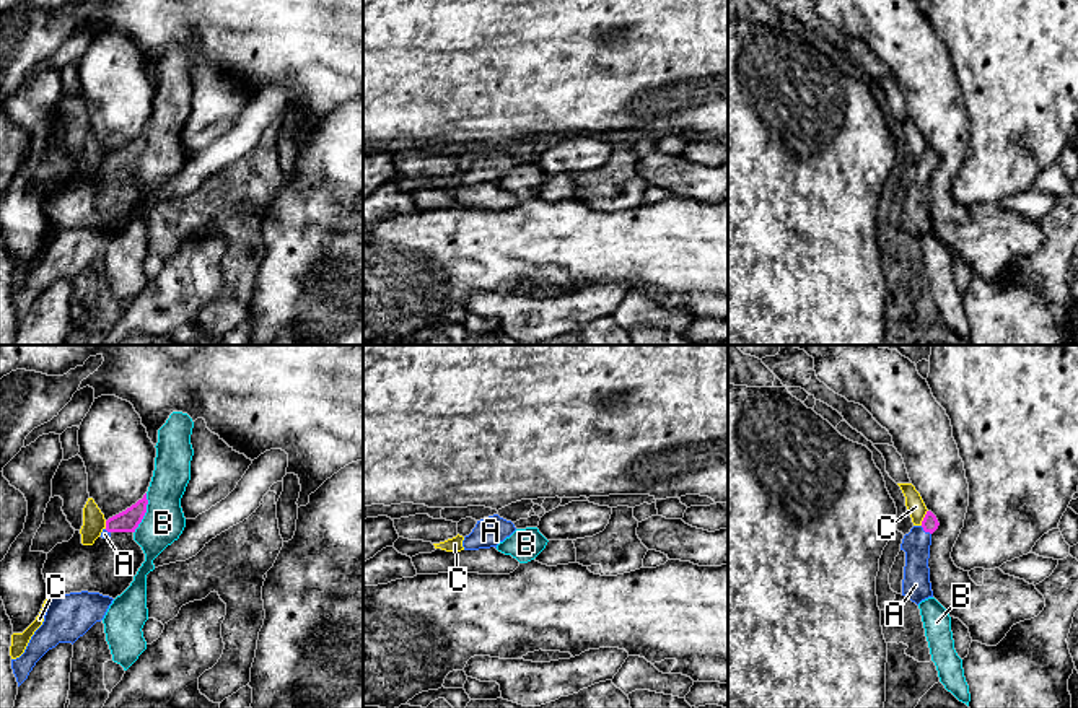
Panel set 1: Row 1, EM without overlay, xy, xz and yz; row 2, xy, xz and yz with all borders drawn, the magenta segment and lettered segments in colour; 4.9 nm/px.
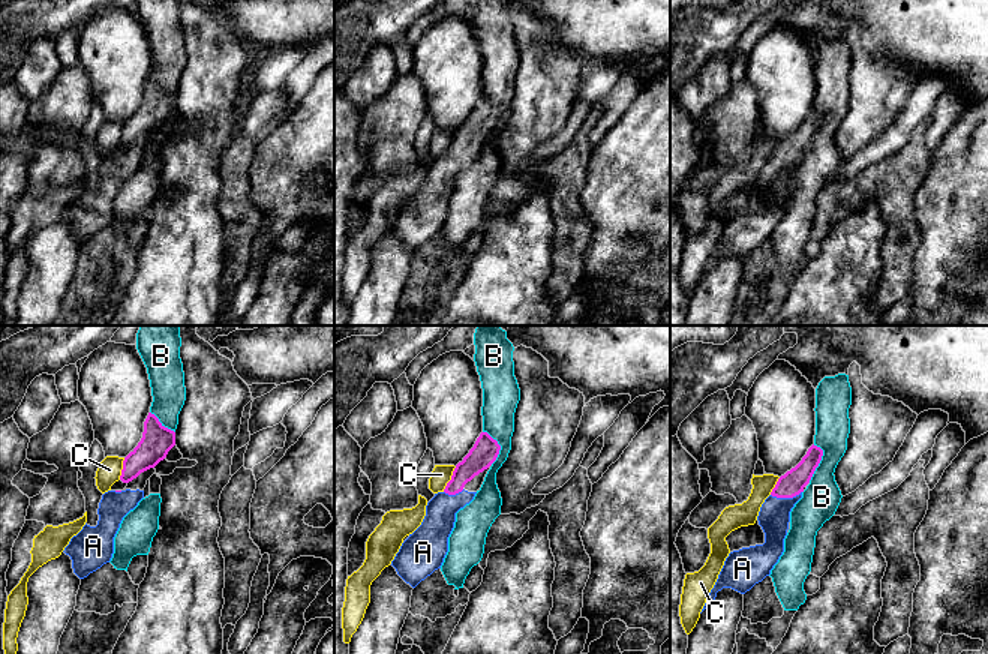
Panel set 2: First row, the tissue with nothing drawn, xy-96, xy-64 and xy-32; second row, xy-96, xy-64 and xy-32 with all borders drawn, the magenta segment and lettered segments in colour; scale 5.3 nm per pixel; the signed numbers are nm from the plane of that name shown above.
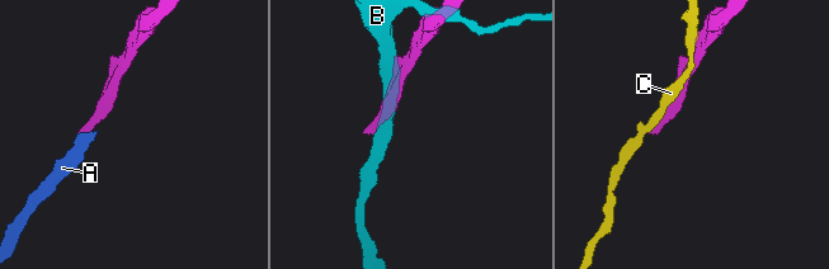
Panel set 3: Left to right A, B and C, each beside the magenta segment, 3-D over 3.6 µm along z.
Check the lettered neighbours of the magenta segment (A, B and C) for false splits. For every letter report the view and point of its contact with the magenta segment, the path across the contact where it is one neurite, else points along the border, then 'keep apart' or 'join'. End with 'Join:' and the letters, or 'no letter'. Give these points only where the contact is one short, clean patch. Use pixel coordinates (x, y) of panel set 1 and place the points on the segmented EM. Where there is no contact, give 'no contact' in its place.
A: meets magenta in yz at (925, 531); runs through yz (930, 523), (925, 531), (915, 544); join
B: meets magenta in xy at (145, 511); keep apart
C: meets magenta in yz at (924, 518); keep apart
Join: A

